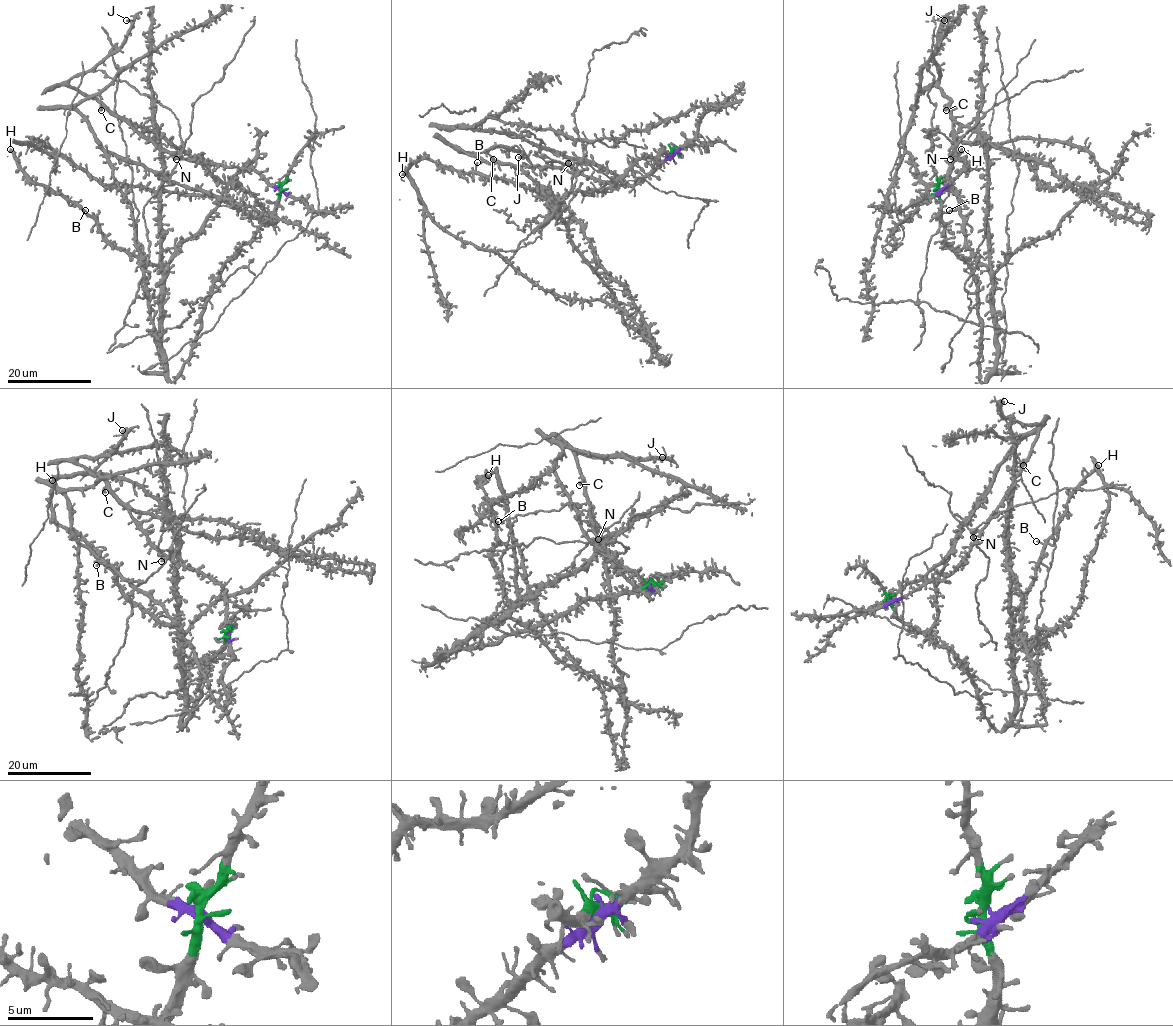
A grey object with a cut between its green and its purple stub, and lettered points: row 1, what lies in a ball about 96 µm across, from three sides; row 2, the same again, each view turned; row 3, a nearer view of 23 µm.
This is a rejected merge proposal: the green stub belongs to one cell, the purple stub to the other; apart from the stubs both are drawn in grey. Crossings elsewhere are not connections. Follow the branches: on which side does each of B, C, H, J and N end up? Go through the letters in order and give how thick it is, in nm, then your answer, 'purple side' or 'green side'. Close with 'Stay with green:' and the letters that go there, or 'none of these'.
B: 240 nm | green side
C: 400 nm | purple side
H: 400 nm | green side
J: 360 nm | purple side
N: 400 nm | purple side
Stay with green: B, H

